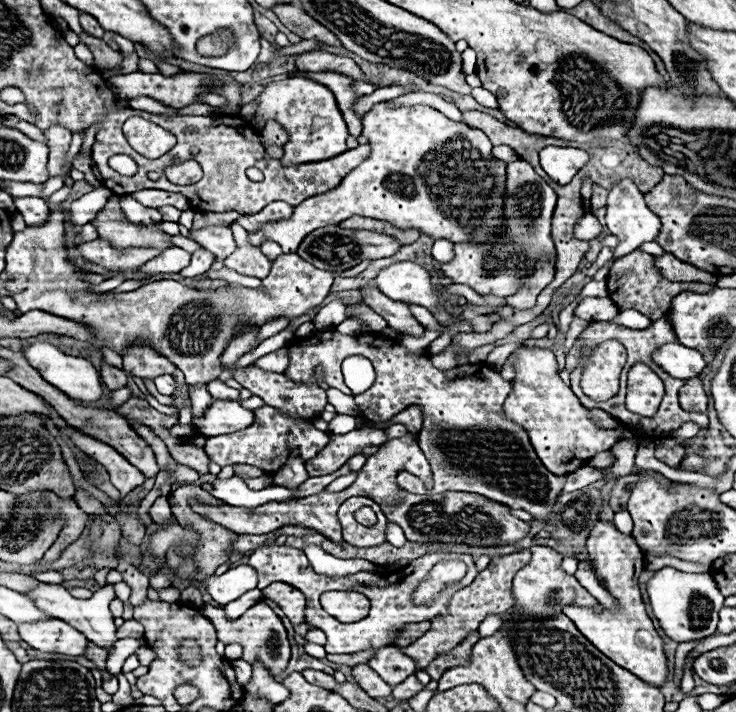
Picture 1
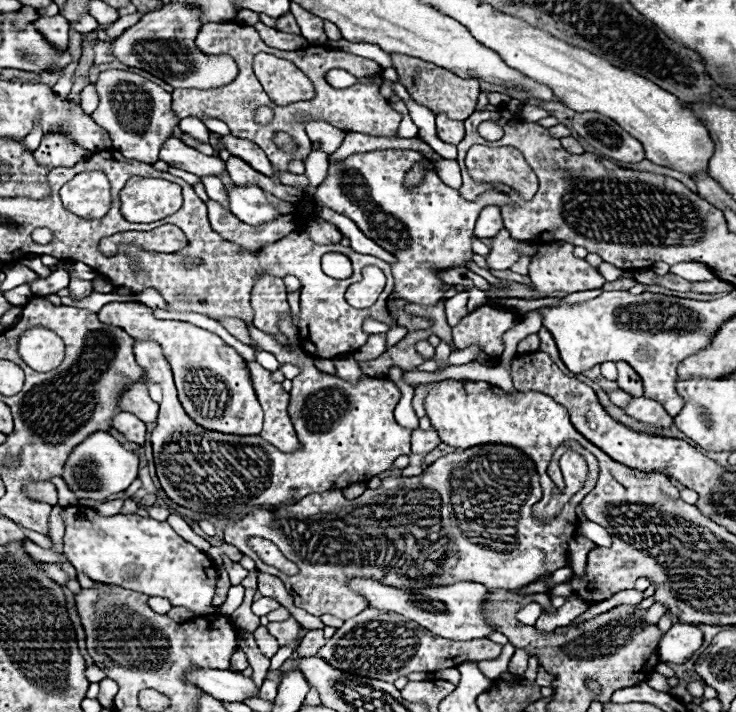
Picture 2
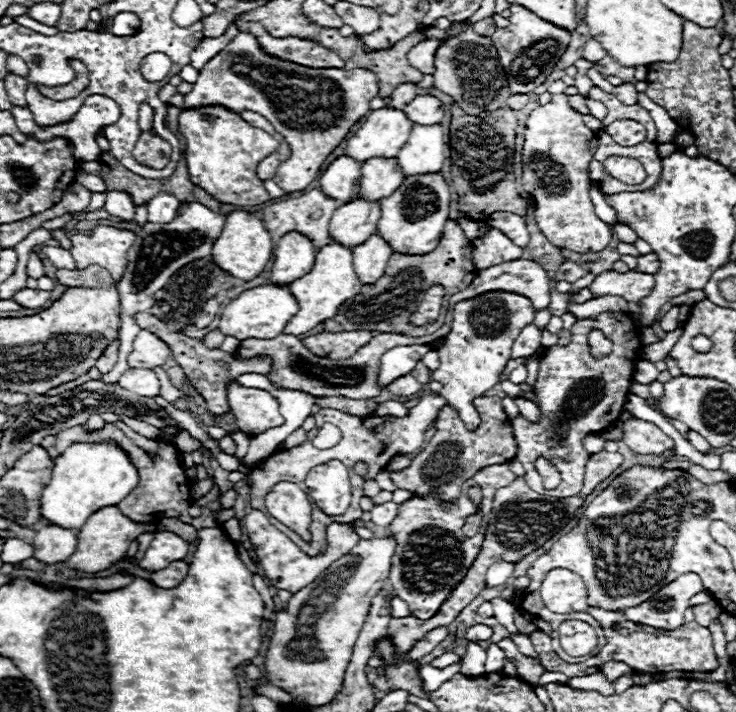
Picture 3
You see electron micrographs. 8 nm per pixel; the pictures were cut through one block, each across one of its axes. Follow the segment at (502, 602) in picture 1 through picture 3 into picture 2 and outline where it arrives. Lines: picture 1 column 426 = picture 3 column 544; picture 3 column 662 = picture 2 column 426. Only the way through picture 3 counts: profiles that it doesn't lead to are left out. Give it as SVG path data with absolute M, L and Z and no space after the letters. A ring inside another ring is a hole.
M364 610L356 618L350 618L336 630L336 634L320 648L318 656L322 656L336 670L344 670L348 674L376 678L384 682L394 682L400 676L408 676L412 672L436 672L444 668L456 668L462 662L482 662L496 660L502 652L500 644L490 642L488 638L454 642L448 638L440 638L416 622L408 622L400 618L396 612L380 612L380 610Z

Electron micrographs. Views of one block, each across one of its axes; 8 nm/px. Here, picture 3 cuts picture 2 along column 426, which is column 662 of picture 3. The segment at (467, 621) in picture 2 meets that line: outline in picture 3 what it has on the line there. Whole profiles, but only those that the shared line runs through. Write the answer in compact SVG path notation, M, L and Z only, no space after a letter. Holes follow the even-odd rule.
M688 572L664 586L648 602L624 610L624 616L652 628L676 630L684 624L684 610L690 606L690 598L702 590L700 576Z

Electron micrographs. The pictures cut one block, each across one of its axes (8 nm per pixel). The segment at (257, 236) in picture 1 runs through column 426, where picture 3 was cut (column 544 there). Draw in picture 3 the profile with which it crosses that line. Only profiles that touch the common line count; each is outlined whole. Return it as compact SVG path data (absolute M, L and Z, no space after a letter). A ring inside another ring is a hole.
M554 94L546 106L538 106L530 112L524 138L522 184L524 190L534 198L534 218L542 234L556 248L582 254L606 248L612 240L612 228L594 212L594 204L590 200L592 180L588 178L588 166L598 146L596 132L582 122L582 114L570 108L566 94Z

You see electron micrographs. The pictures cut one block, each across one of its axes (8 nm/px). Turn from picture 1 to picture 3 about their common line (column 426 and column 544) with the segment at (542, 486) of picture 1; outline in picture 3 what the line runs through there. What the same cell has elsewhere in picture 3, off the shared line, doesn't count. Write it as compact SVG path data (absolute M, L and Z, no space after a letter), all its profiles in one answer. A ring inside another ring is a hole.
M604 312L596 318L578 320L572 326L572 342L568 346L550 346L544 350L540 360L538 378L534 384L536 402L540 406L540 418L537 422L529 422L519 416L511 420L514 436L518 444L518 460L526 468L526 482L538 494L548 494L554 498L568 498L576 496L582 488L584 474L582 468L586 466L590 454L584 450L582 440L588 434L602 432L618 420L628 396L628 382L634 370L636 354L640 352L642 344L636 338L634 322L624 312ZM592 328L602 330L612 342L614 350L610 356L602 360L594 360L588 348L588 332ZM538 458L550 460L560 472L560 486L554 490L544 490L542 476L536 470Z

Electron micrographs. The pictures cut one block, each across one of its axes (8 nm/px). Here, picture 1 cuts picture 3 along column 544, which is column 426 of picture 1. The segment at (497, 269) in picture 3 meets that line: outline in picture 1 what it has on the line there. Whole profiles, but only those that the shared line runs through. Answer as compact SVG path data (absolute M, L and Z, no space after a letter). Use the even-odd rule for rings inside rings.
M398 262L382 268L374 284L392 300L414 302L428 310L436 308L438 294L430 284L430 274L414 262Z

